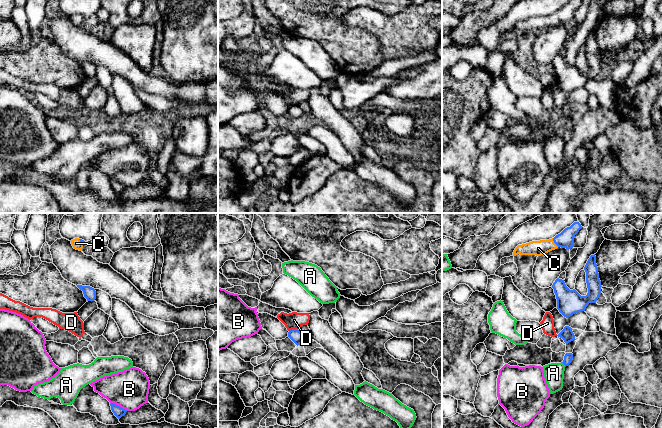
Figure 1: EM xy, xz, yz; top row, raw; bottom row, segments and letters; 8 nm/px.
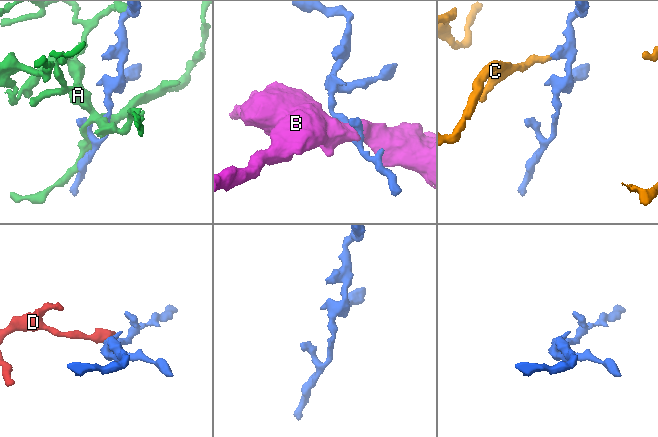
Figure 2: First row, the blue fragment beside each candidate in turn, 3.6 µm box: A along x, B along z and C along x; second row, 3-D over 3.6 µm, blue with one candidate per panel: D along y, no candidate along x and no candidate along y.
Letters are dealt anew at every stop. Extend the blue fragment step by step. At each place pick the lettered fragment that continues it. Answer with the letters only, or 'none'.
C

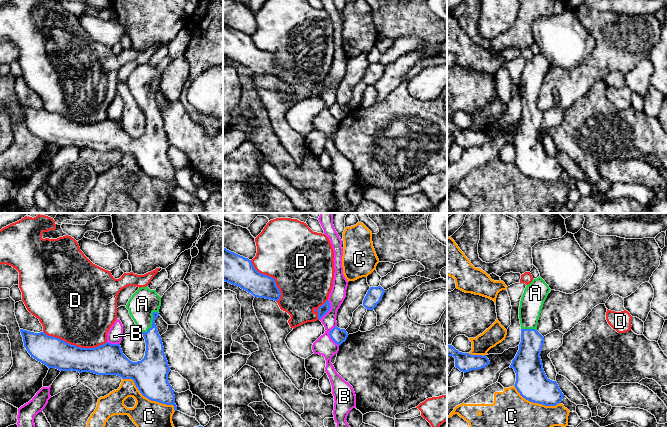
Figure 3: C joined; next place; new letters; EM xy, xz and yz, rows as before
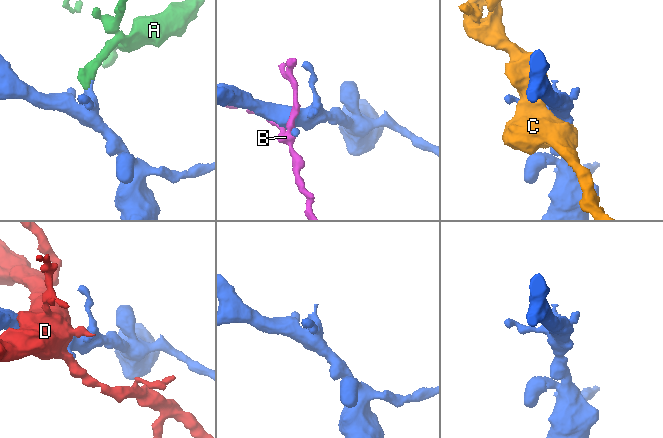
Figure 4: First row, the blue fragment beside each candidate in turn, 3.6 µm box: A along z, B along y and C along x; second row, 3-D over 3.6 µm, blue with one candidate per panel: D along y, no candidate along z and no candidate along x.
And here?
A

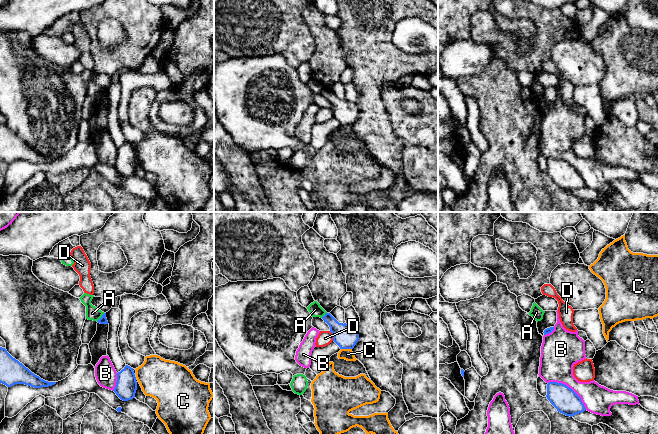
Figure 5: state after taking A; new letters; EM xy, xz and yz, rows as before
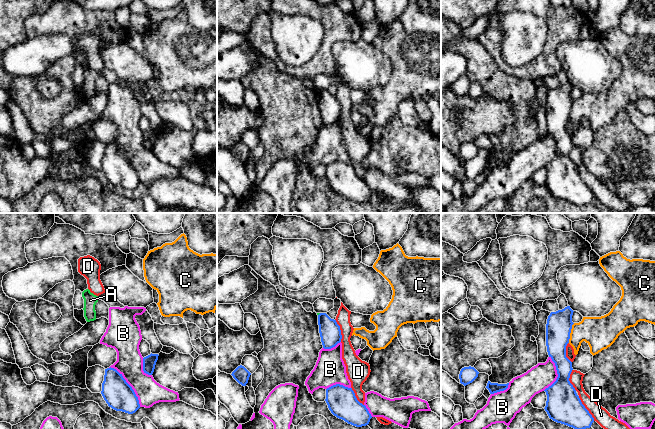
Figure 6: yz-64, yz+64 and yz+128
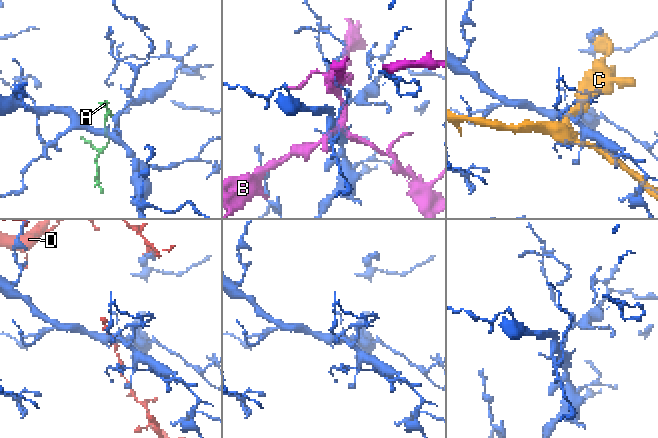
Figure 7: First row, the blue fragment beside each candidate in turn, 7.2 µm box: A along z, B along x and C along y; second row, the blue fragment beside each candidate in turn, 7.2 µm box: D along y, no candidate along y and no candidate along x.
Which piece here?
none

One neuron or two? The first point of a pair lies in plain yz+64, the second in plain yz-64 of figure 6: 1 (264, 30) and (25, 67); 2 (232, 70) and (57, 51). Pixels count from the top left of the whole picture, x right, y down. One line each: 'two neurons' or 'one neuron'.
1: two neurons
2: one neuron

